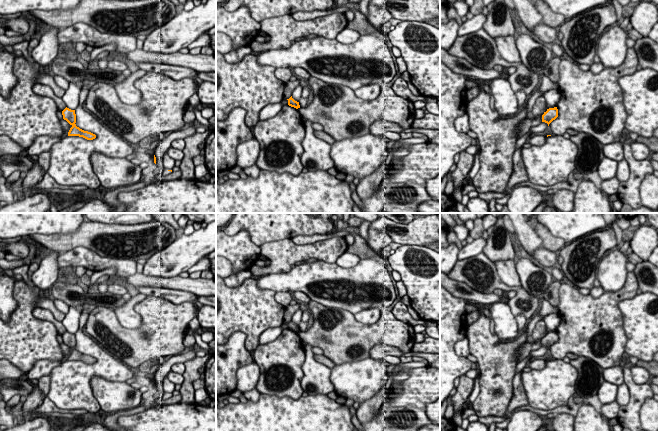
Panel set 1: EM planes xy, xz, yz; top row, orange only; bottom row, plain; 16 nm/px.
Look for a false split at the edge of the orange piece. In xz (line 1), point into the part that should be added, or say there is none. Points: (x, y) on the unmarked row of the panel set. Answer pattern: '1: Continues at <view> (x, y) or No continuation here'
1: No continuation here

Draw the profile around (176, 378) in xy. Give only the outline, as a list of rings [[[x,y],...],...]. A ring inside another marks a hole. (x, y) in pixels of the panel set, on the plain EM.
[[[170,371],[167,375],[169,381],[171,381],[175,385],[181,385],[184,381],[184,377],[182,374]]]

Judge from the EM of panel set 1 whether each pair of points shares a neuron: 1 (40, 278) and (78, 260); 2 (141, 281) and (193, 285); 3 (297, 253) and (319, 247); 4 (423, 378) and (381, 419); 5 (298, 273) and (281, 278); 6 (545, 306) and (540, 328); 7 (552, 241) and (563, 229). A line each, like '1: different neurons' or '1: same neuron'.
1: different neurons
2: same neuron
3: same neuron
4: same neuron
5: same neuron
6: different neurons
7: different neurons

